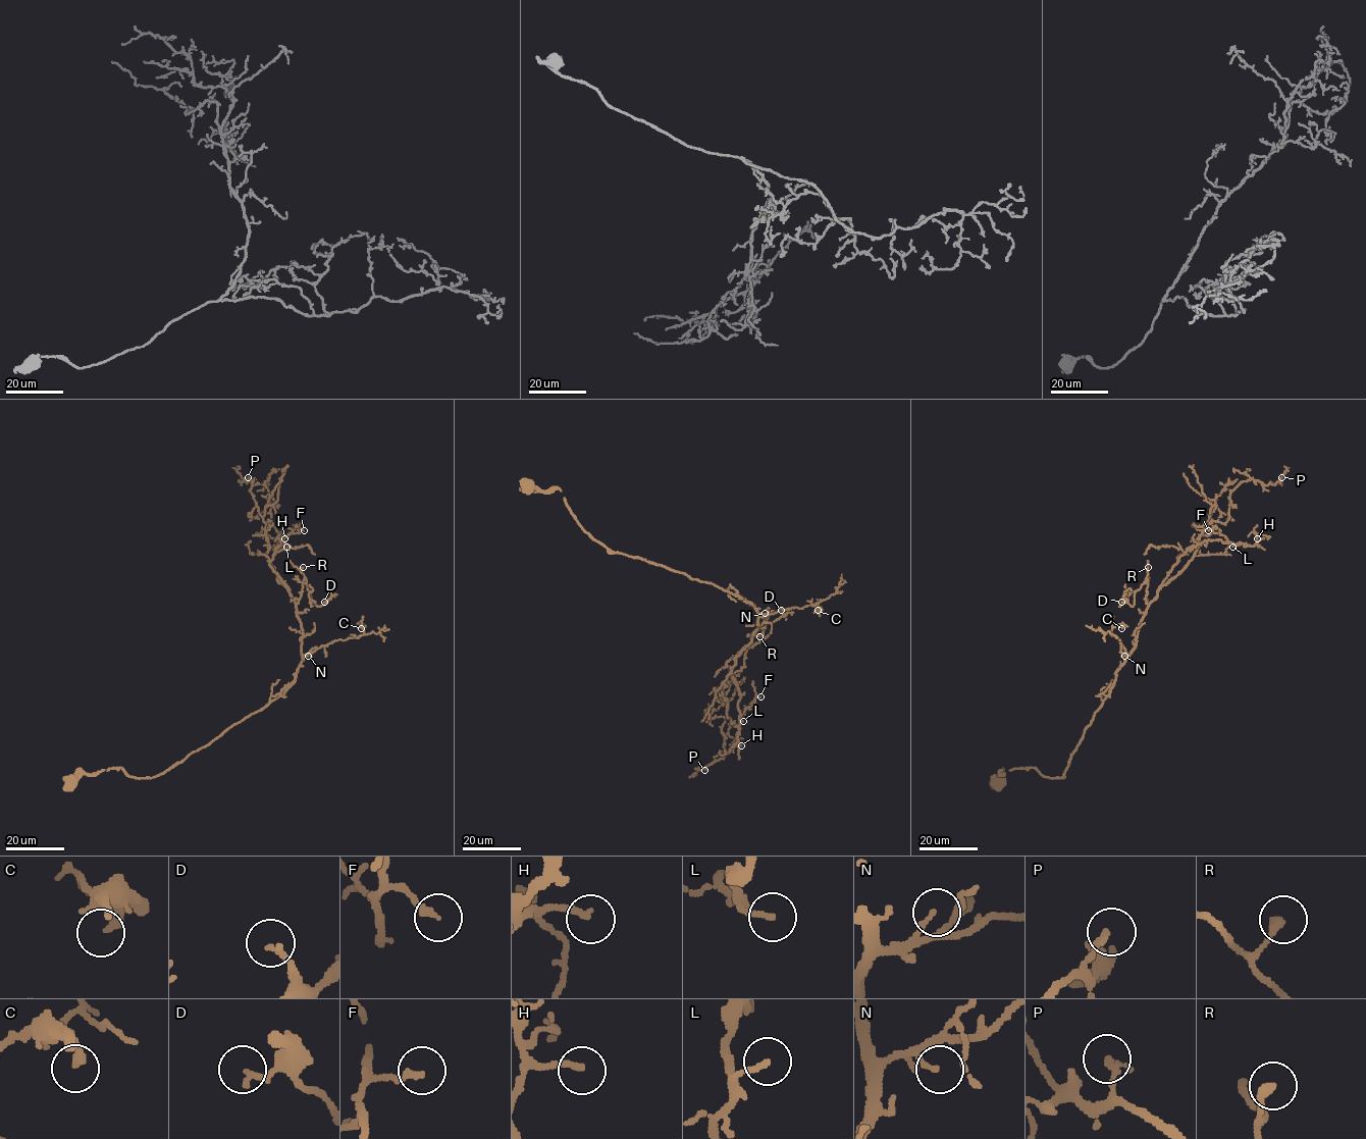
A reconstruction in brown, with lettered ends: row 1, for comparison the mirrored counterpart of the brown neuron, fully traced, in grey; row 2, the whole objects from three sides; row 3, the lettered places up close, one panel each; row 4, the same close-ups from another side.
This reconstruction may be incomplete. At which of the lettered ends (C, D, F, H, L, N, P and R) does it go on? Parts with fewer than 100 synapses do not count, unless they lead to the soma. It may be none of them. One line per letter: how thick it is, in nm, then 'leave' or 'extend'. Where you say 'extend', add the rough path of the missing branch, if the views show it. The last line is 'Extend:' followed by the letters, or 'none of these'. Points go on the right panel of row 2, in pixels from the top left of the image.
C: 280 nm | leave
D: 180 nm | leave
F: 200 nm | leave
H: 190 nm | leave
L: 160 nm | leave
N: 130 nm | leave
P: 190 nm | leave
R: 280 nm | leave
Extend: none of these

